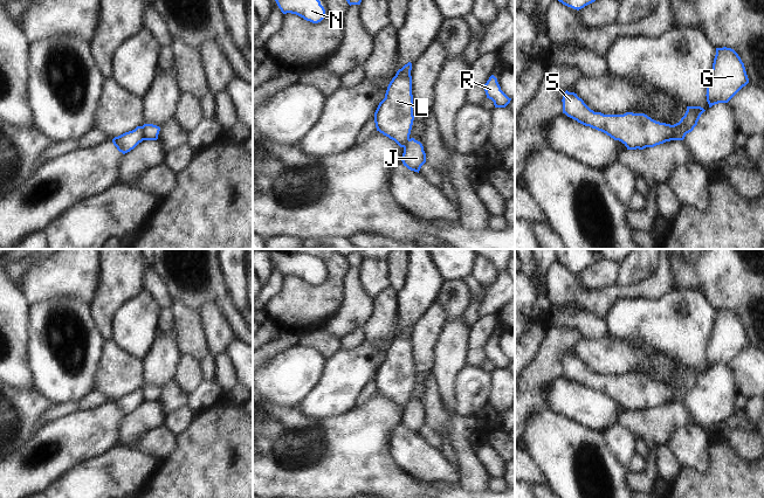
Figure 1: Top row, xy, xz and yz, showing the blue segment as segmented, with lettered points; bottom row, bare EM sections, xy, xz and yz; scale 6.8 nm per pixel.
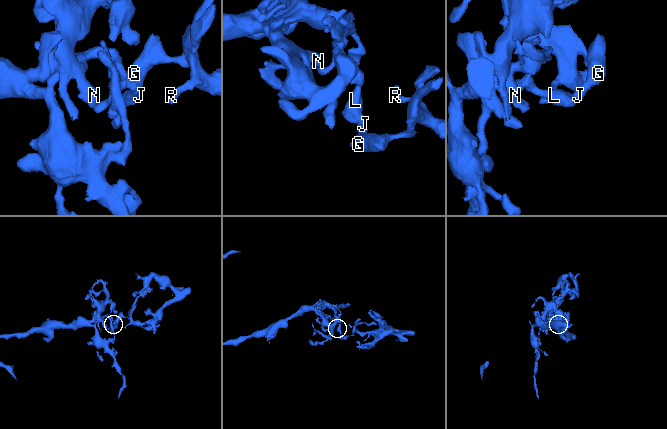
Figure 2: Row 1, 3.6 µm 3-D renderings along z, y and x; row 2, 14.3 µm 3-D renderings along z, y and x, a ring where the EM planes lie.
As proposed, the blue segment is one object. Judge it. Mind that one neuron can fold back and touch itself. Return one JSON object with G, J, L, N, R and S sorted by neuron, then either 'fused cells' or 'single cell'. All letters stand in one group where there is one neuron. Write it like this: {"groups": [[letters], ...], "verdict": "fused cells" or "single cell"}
{"groups": [["G", "J", "R"], ["L", "N", "S"]], "verdict": "fused cells"}

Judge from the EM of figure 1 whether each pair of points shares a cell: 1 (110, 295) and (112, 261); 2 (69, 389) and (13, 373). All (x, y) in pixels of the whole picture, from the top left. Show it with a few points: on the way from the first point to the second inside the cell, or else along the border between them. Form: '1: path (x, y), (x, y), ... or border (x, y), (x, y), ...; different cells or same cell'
1: path (112, 286), (112, 269); same cell
2: border (26, 352), (26, 364), (35, 388); different cells

